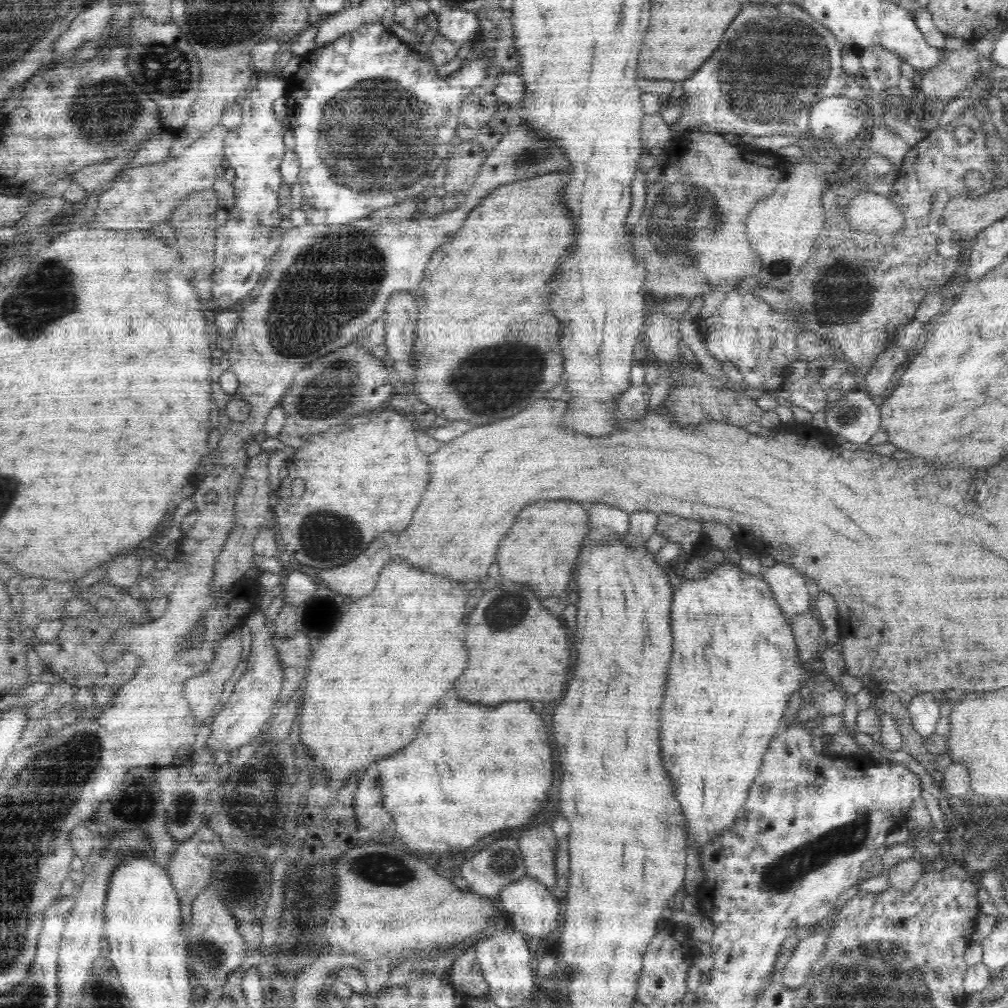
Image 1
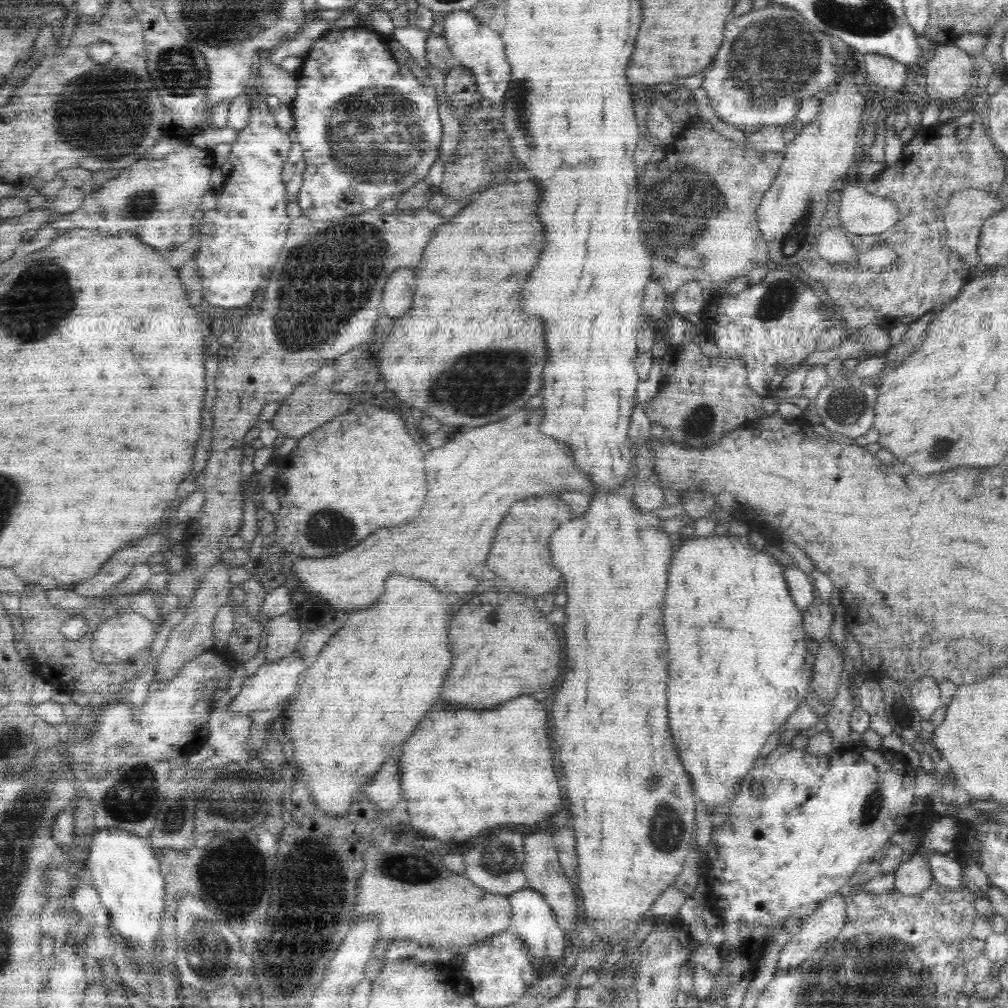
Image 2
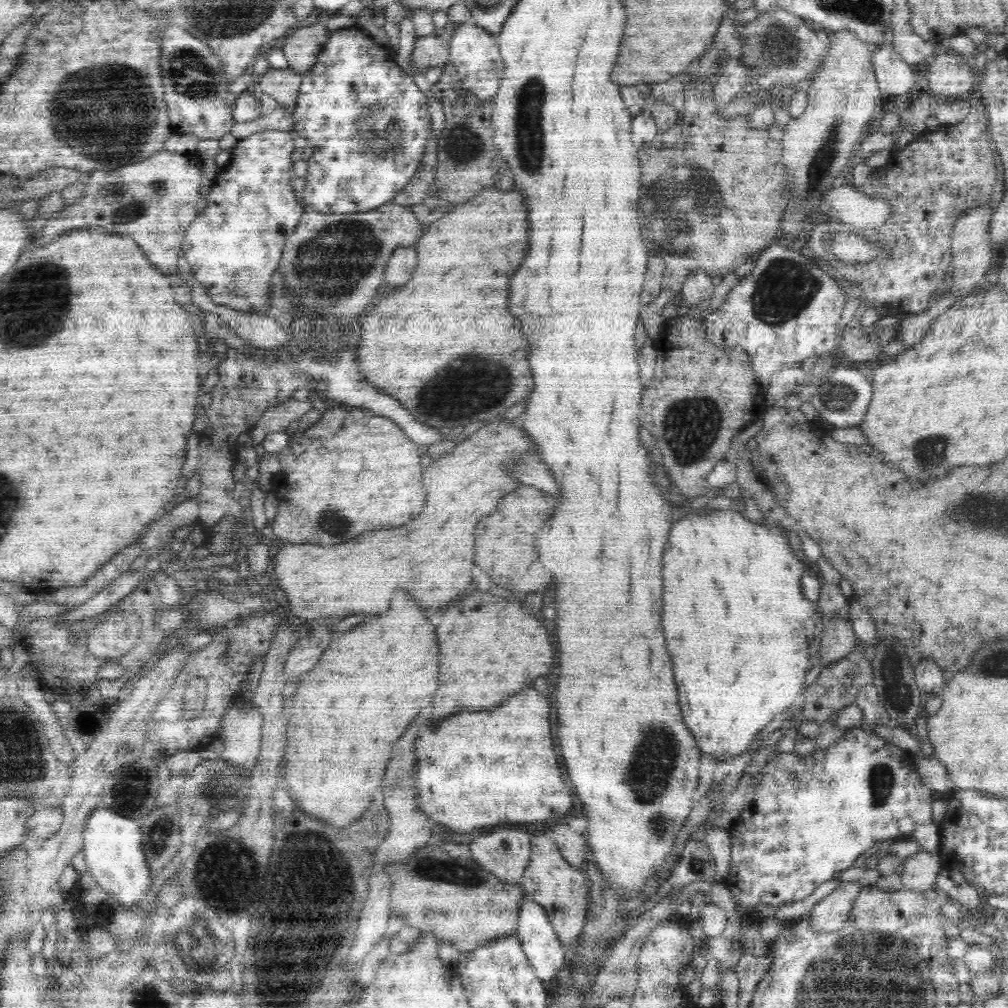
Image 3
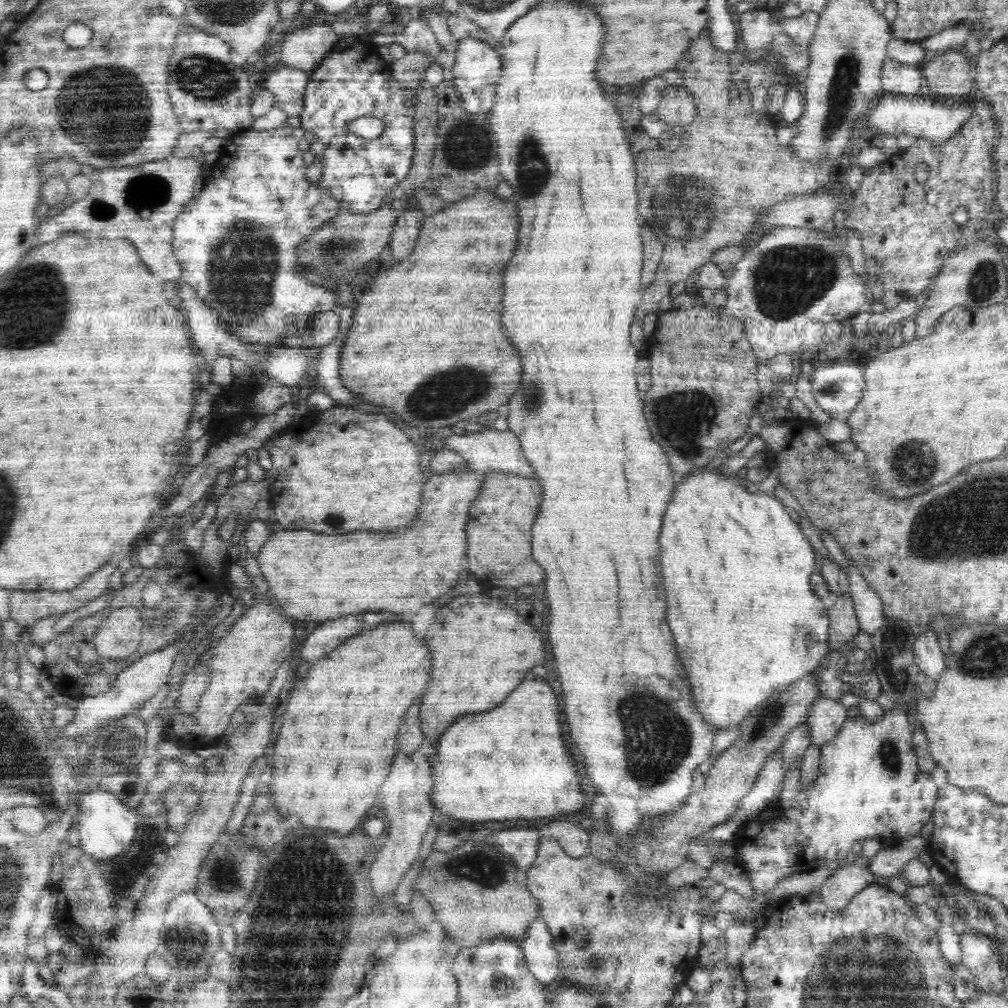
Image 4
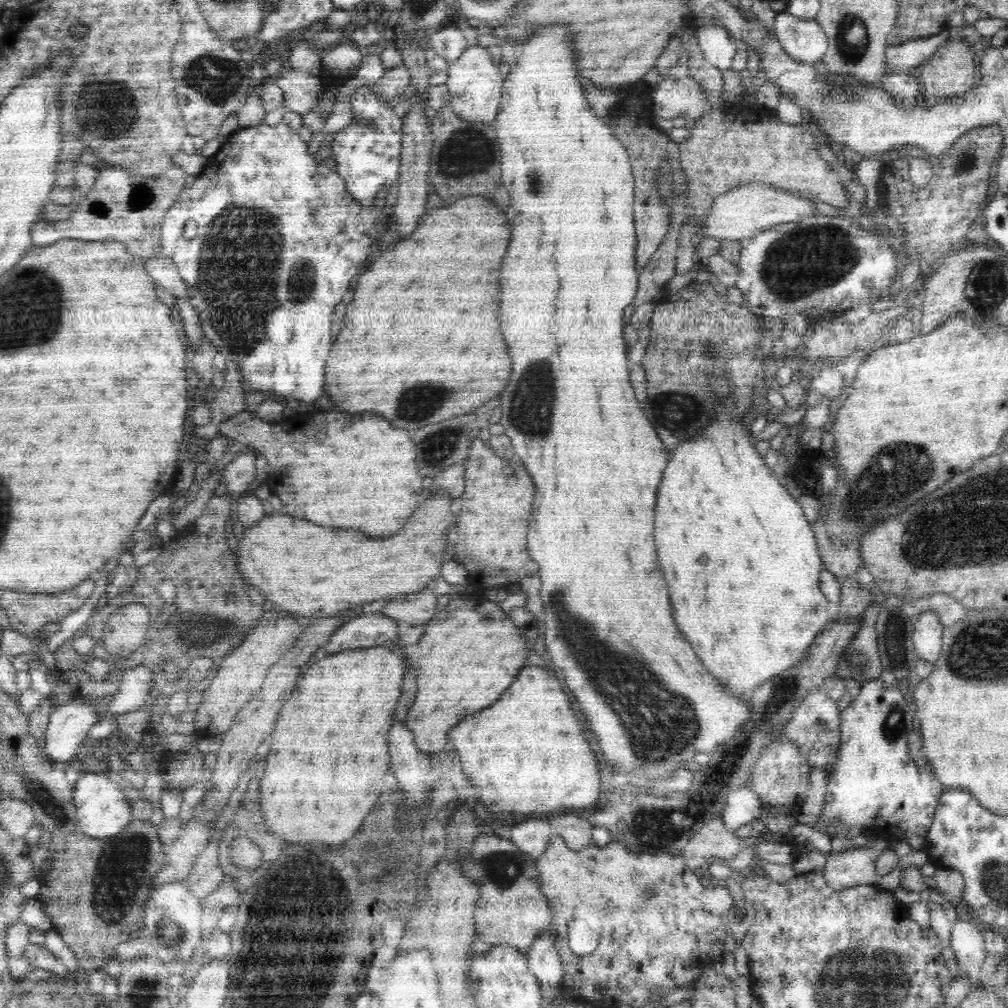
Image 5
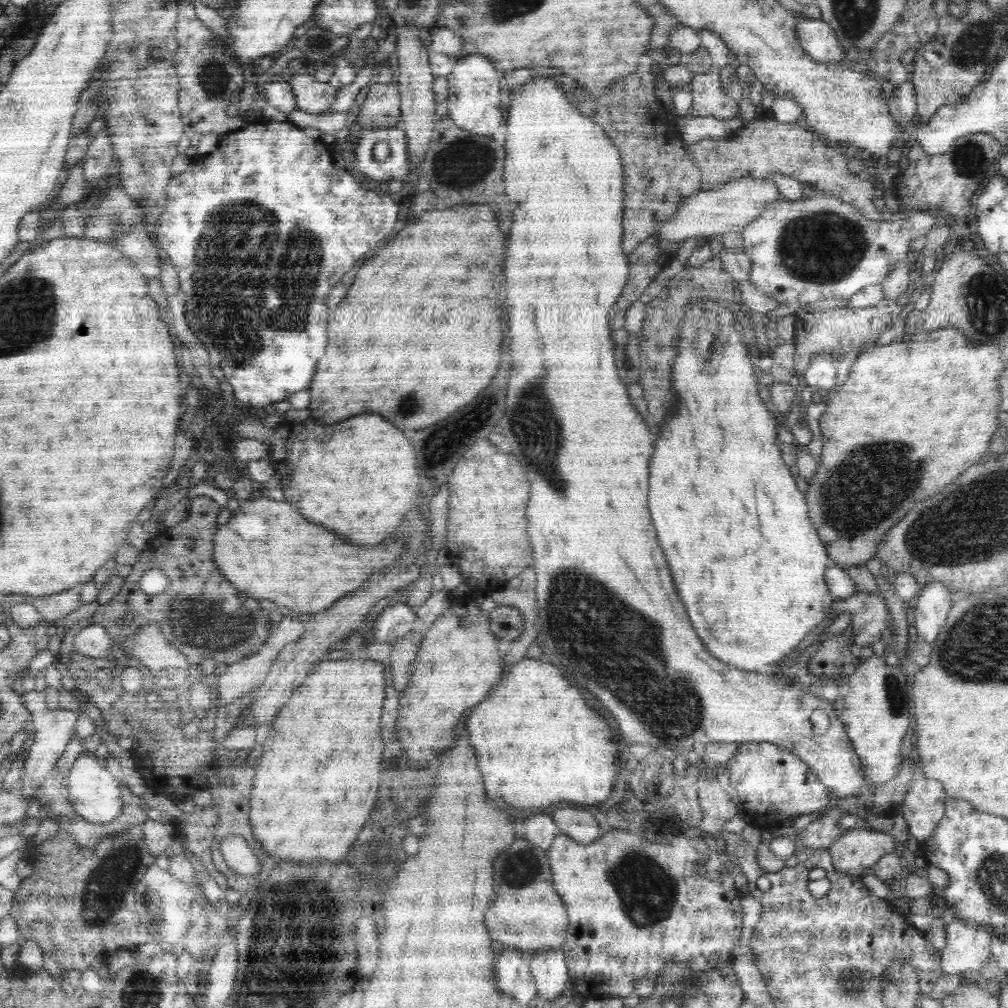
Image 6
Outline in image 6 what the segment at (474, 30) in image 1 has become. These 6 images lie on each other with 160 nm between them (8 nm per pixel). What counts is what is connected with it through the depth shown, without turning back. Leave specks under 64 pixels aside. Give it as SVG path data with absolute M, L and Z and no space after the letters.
M469 54L456 60L449 80L447 99L448 116L460 128L474 134L491 136L502 124L502 100L500 99L500 86L498 85L500 73L495 65L480 54Z

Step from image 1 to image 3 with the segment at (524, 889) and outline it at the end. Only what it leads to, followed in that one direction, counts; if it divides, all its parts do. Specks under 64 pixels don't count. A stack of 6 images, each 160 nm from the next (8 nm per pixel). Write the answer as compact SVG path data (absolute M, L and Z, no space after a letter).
M524 899L524 902L520 904L520 914L518 914L518 926L516 926L515 935L520 939L523 952L533 967L536 976L545 984L558 979L560 974L565 971L567 967L566 951L551 926L544 907L531 902L531 900Z

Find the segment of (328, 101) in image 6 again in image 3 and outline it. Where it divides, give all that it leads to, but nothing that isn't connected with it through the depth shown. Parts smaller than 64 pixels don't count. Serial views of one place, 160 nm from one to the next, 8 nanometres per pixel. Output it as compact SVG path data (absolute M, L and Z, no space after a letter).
M290 68L283 70L270 69L258 80L260 90L272 96L288 113L295 109L302 74L293 72Z

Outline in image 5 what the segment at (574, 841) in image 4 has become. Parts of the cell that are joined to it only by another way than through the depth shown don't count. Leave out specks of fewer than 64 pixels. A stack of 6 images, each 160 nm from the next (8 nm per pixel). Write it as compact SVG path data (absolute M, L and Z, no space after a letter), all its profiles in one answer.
M558 816L550 820L555 835L562 837L568 848L572 850L582 850L585 846L593 844L592 829L593 826L588 820L580 816Z

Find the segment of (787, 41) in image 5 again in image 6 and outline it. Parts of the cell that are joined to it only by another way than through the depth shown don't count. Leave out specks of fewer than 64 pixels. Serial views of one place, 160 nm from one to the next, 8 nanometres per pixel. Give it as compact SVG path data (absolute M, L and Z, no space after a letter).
M802 17L795 26L797 41L812 59L820 64L846 63L834 30L822 19Z

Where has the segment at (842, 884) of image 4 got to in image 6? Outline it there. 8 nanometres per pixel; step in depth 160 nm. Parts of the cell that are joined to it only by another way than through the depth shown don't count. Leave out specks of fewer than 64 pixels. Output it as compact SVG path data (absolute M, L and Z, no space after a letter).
M856 827L844 831L842 836L828 848L828 851L831 854L831 861L835 870L844 874L863 877L866 874L864 869L874 866L885 854L899 853L900 848L896 845L896 841L891 835L870 828L863 829Z

